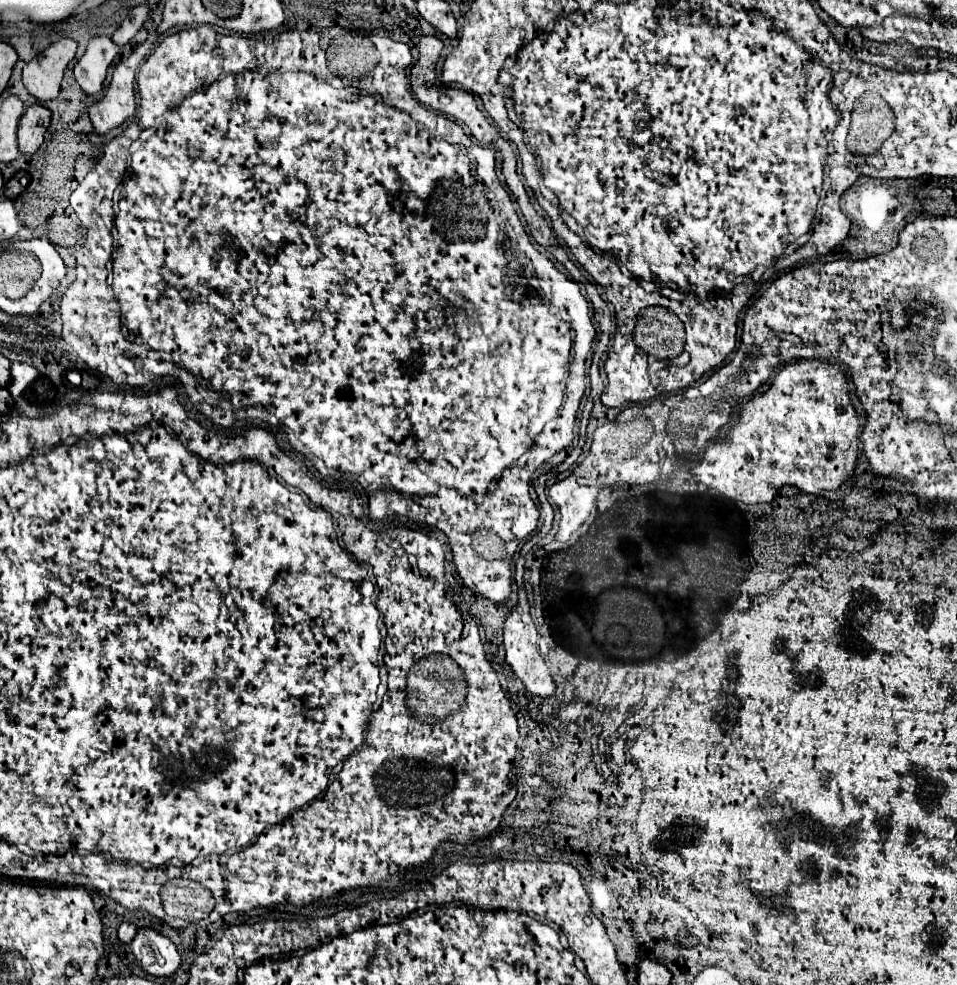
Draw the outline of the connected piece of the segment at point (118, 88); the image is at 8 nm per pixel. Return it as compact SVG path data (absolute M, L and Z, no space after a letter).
M122 63L116 65L112 73L112 83L102 97L102 103L94 103L90 107L90 121L98 135L104 135L116 127L120 127L126 119L134 117L136 101L134 101L134 73L122 75Z

